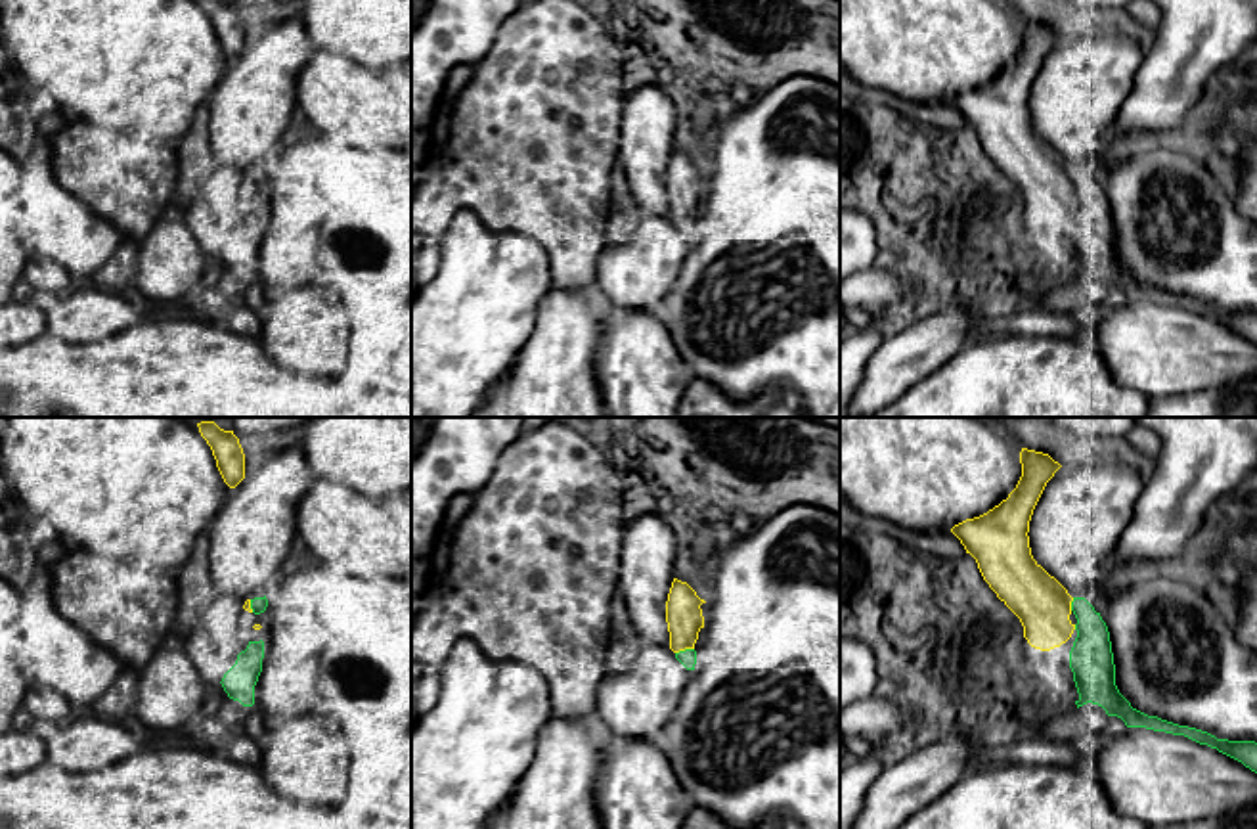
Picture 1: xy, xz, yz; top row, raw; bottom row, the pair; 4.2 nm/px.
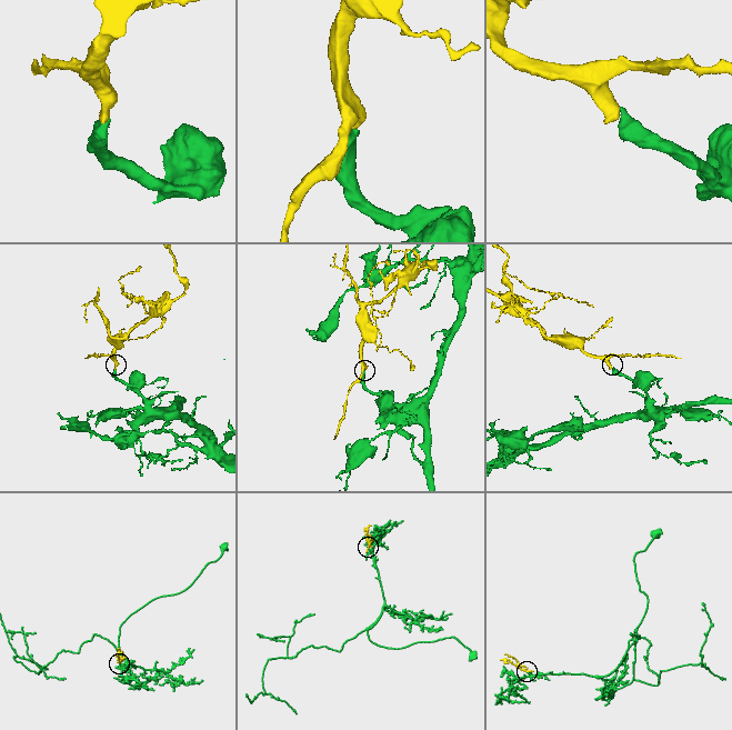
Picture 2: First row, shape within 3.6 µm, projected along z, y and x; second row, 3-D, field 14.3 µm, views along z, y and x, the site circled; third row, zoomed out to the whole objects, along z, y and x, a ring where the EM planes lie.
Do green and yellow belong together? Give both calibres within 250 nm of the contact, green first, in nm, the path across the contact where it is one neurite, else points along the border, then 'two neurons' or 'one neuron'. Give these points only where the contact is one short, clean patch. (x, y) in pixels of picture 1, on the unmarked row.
70 nm thick on the green side, 160 nm on the other; one neuron

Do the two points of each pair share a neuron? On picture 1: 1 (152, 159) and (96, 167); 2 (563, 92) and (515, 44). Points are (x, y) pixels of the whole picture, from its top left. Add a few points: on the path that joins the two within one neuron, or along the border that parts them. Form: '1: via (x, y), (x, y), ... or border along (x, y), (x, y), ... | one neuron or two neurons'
1: via (138, 167), (110, 167) | one neuron
2: via (551, 81), (527, 56) | one neuron

